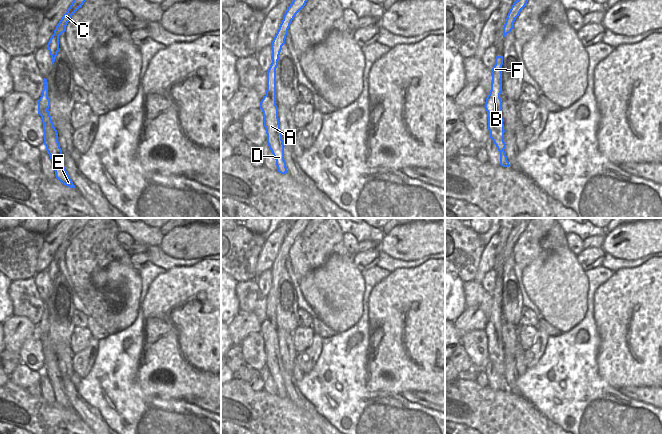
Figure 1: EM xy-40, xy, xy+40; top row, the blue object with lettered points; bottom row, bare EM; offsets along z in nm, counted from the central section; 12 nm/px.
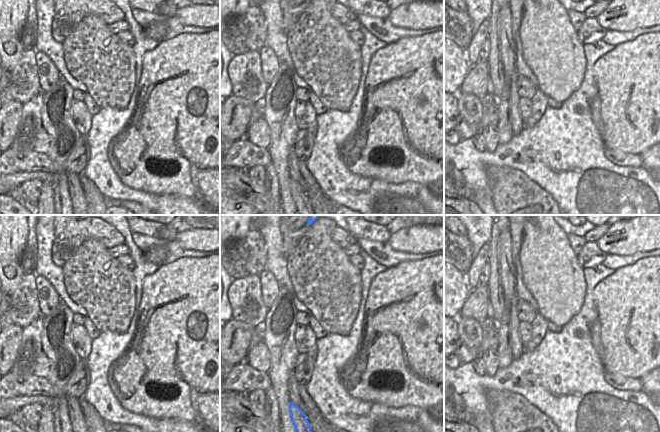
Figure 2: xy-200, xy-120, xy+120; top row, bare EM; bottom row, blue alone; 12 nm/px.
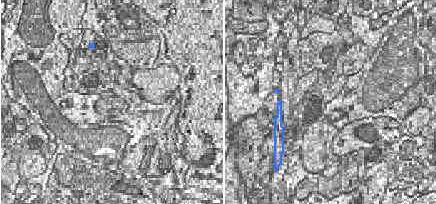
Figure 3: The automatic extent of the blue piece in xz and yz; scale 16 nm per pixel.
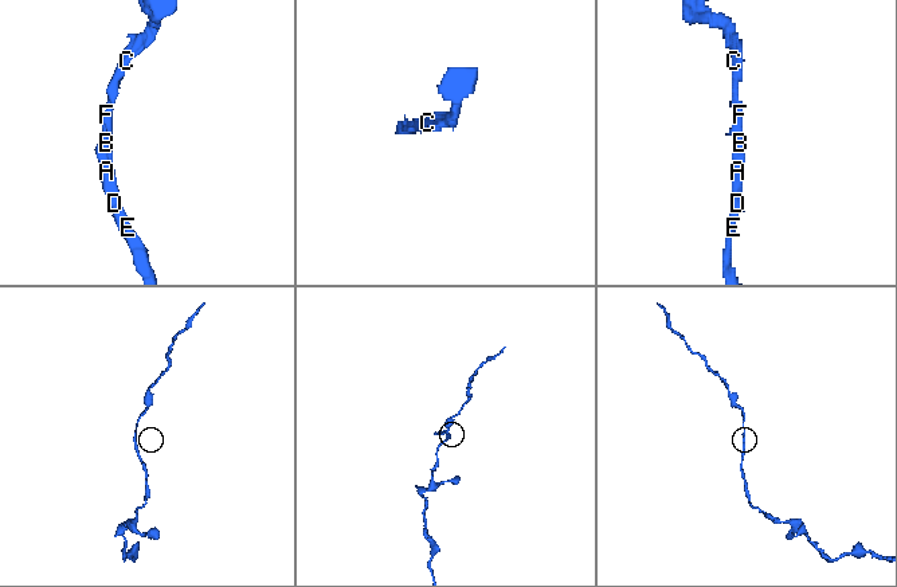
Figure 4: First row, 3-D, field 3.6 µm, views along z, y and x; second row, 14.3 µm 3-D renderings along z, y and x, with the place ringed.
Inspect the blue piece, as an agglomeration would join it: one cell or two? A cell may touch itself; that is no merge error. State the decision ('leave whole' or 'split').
leave whole

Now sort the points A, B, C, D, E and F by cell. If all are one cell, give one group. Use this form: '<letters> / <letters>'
A B C D E F

